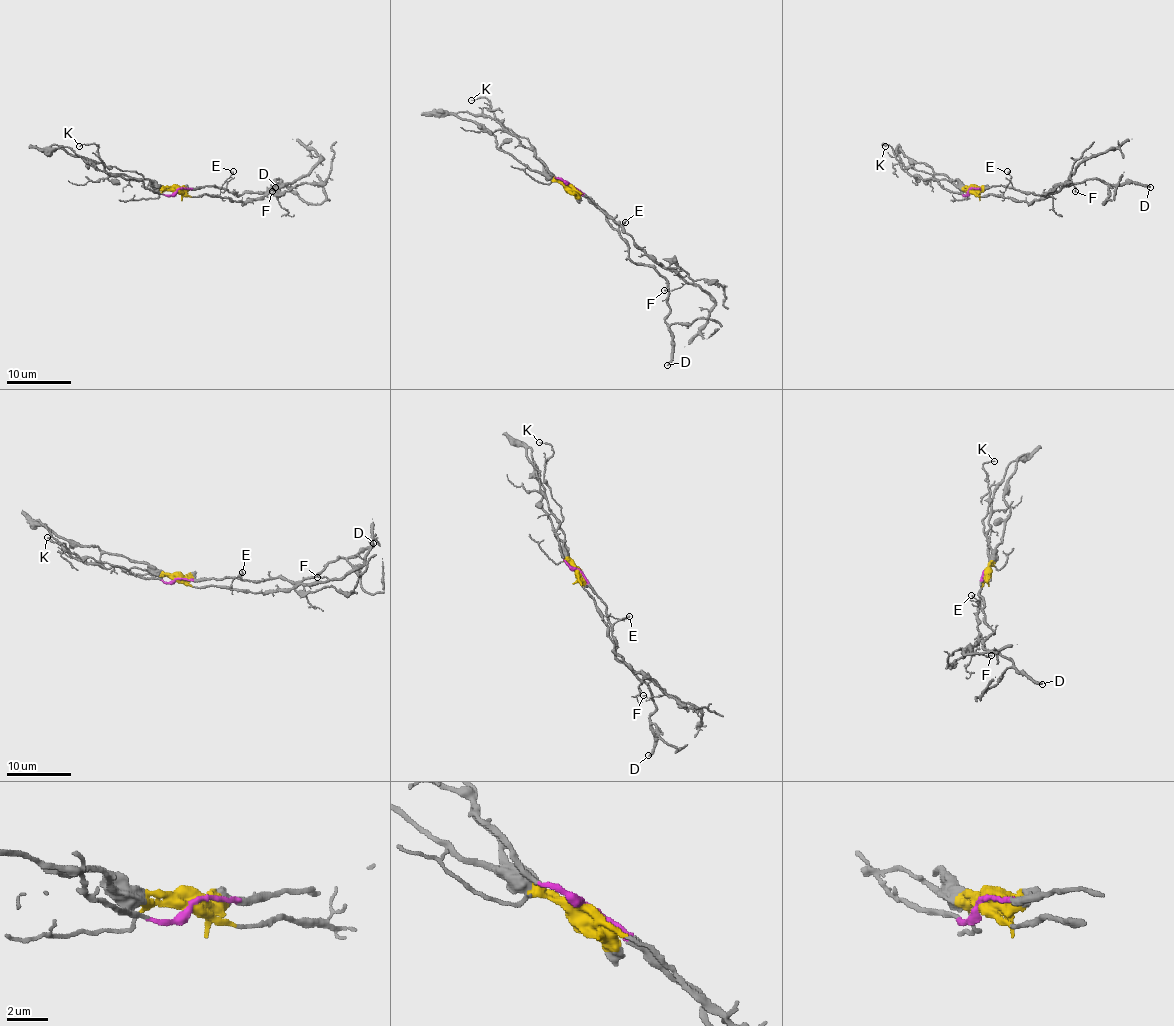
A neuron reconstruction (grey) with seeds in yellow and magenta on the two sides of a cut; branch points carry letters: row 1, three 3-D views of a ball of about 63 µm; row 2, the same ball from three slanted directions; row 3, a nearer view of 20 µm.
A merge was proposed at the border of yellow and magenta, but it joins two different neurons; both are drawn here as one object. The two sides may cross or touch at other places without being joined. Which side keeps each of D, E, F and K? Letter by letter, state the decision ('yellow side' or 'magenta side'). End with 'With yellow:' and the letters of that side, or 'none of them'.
D: magenta side
E: yellow side
F: yellow side
K: yellow side
With yellow: E, F, K

